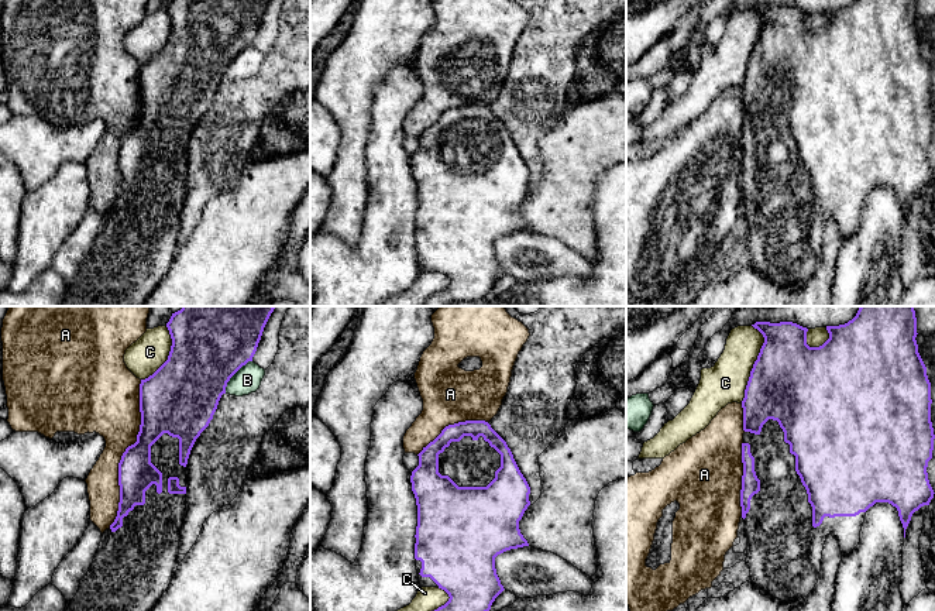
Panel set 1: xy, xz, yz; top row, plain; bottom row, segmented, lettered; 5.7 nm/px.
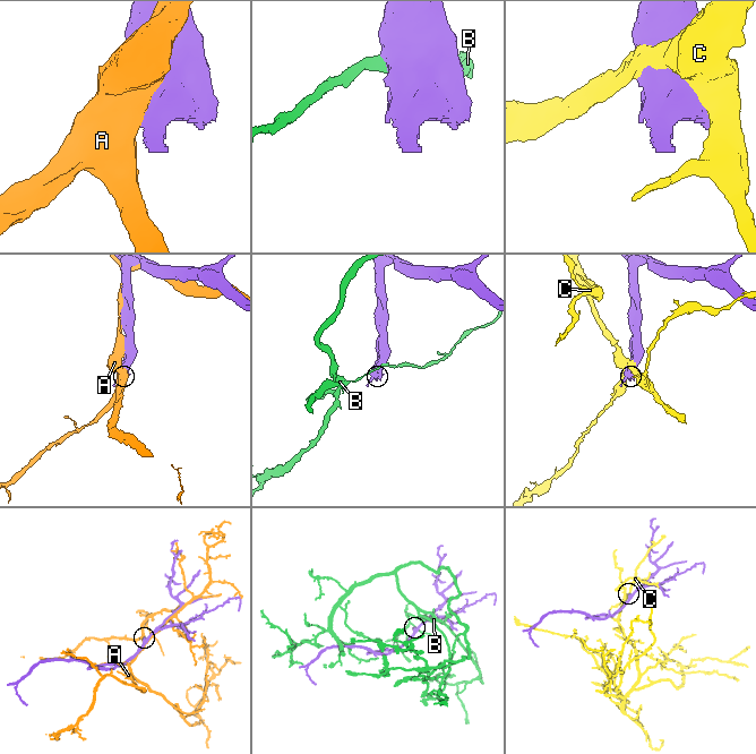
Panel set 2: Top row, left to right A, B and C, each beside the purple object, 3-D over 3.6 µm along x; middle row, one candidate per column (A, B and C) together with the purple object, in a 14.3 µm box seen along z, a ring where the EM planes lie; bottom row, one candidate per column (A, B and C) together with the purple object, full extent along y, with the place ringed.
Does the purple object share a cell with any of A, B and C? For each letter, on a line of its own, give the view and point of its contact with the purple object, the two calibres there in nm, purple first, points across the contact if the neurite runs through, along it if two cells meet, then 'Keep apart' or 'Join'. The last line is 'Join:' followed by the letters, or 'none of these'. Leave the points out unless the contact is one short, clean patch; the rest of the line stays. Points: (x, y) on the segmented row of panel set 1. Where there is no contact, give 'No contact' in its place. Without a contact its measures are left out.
A: Touches purple at xy (123, 453). Thickness 200 nm (purple) against 300 nm. Keep apart
B: Touches purple at xy (233, 374). Thickness 480 nm (purple) against 150 nm. Keep apart
C: Touches purple at yz (753, 364). Thickness 460 nm (purple) against 240 nm. Keep apart
Join: none of these

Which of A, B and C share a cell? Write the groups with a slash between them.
A / B / C

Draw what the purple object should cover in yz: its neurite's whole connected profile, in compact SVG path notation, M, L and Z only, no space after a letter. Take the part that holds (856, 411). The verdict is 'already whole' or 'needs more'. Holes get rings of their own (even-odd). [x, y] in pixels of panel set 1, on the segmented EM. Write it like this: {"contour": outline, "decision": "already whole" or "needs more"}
{"contour": "M860 306L856 316L848 323L826 326L829 339L819 347L809 347L807 344L808 329L793 322L756 322L752 326L763 334L764 343L750 371L742 401L745 433L742 443L743 476L740 507L747 538L746 563L750 569L750 580L757 587L771 597L791 604L807 597L818 583L822 550L828 535L838 540L842 556L846 556L859 545L866 511L876 502L888 502L897 508L904 528L904 538L912 514L921 507L929 505L935 494L927 473L935 439L931 422L931 382L927 375L927 367L918 353L914 306Z", "decision": "needs more"}

